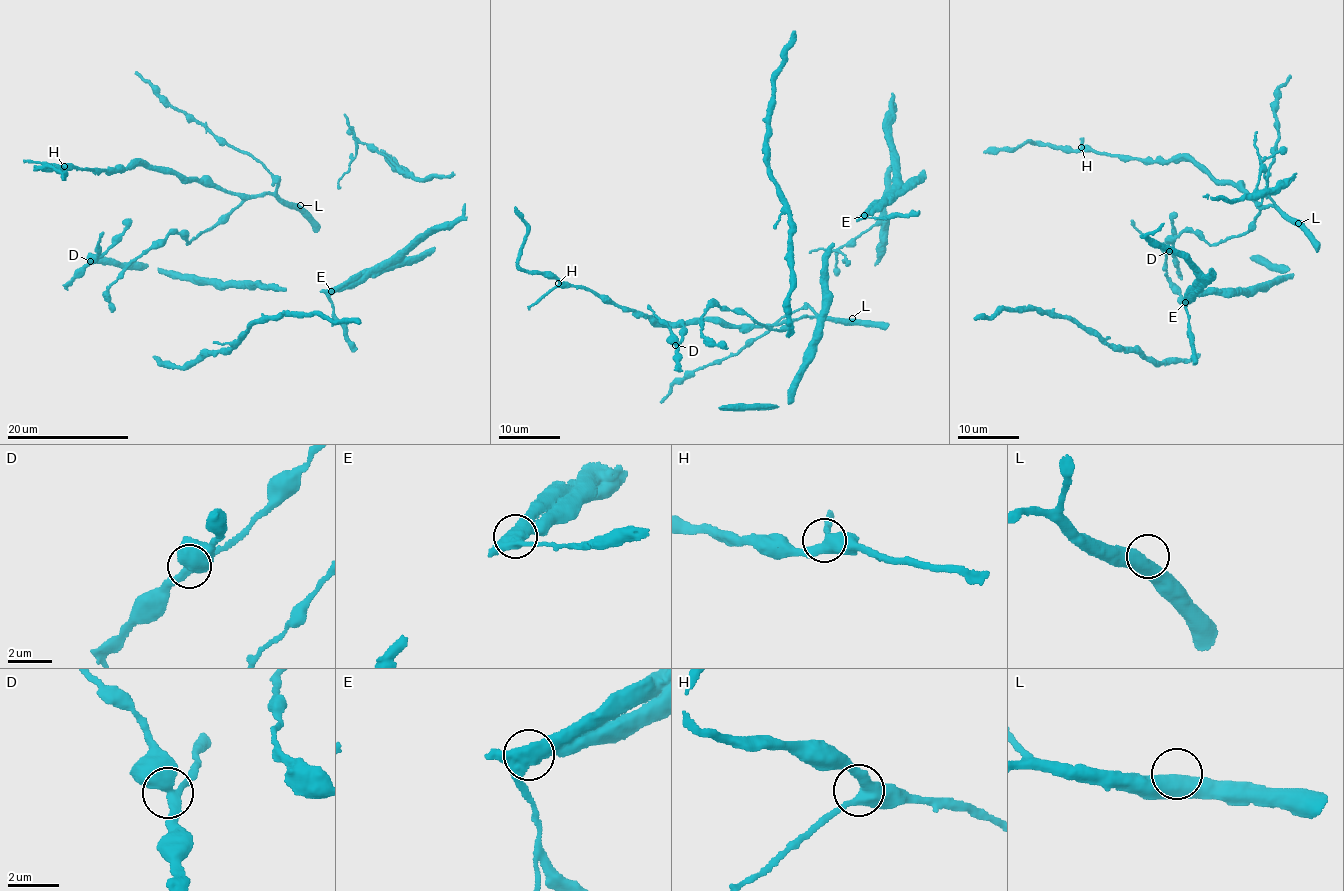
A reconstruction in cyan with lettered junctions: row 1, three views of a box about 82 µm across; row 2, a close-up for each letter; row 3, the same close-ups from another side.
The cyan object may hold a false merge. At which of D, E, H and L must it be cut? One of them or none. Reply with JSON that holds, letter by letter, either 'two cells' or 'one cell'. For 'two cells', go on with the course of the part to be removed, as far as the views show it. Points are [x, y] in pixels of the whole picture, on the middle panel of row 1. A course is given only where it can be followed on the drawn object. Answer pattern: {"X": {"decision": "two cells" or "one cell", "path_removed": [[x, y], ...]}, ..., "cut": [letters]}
{"D": {"decision": "one cell"}, "E": {"decision": "one cell"}, "H": {"decision": "one cell"}, "L": {"decision": "one cell"}, "cut": []}

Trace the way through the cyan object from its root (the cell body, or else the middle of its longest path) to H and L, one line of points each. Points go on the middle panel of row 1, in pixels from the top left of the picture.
H: (725, 309), (742, 310), (770, 329), (784, 330), (790, 323), (655, 324), (589, 290), (558, 283)
L: (725, 309), (742, 310), (757, 323), (778, 330), (786, 329), (793, 319), (801, 317), (852, 318)

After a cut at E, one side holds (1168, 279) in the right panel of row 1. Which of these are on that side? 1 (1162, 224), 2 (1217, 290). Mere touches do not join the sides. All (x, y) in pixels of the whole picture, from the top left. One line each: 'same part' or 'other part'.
1: other part
2: same part

